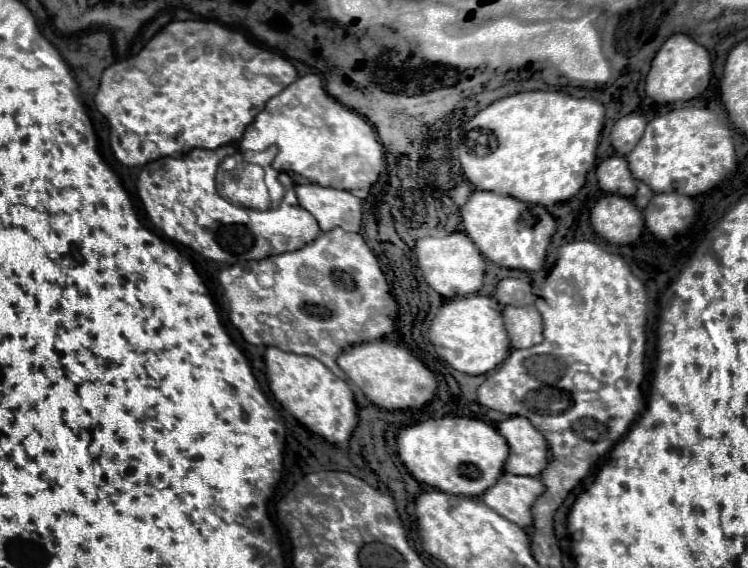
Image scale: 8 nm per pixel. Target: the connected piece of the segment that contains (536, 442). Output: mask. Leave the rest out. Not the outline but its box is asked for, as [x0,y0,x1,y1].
[498,417,548,475]

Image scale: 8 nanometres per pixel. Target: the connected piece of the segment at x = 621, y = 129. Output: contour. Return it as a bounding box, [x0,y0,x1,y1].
[610,113,646,155]

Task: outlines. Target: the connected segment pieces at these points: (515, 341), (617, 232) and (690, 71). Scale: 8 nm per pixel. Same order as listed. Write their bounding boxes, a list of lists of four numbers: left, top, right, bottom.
[[504,305,544,349],[590,195,644,245],[646,35,712,103]]

